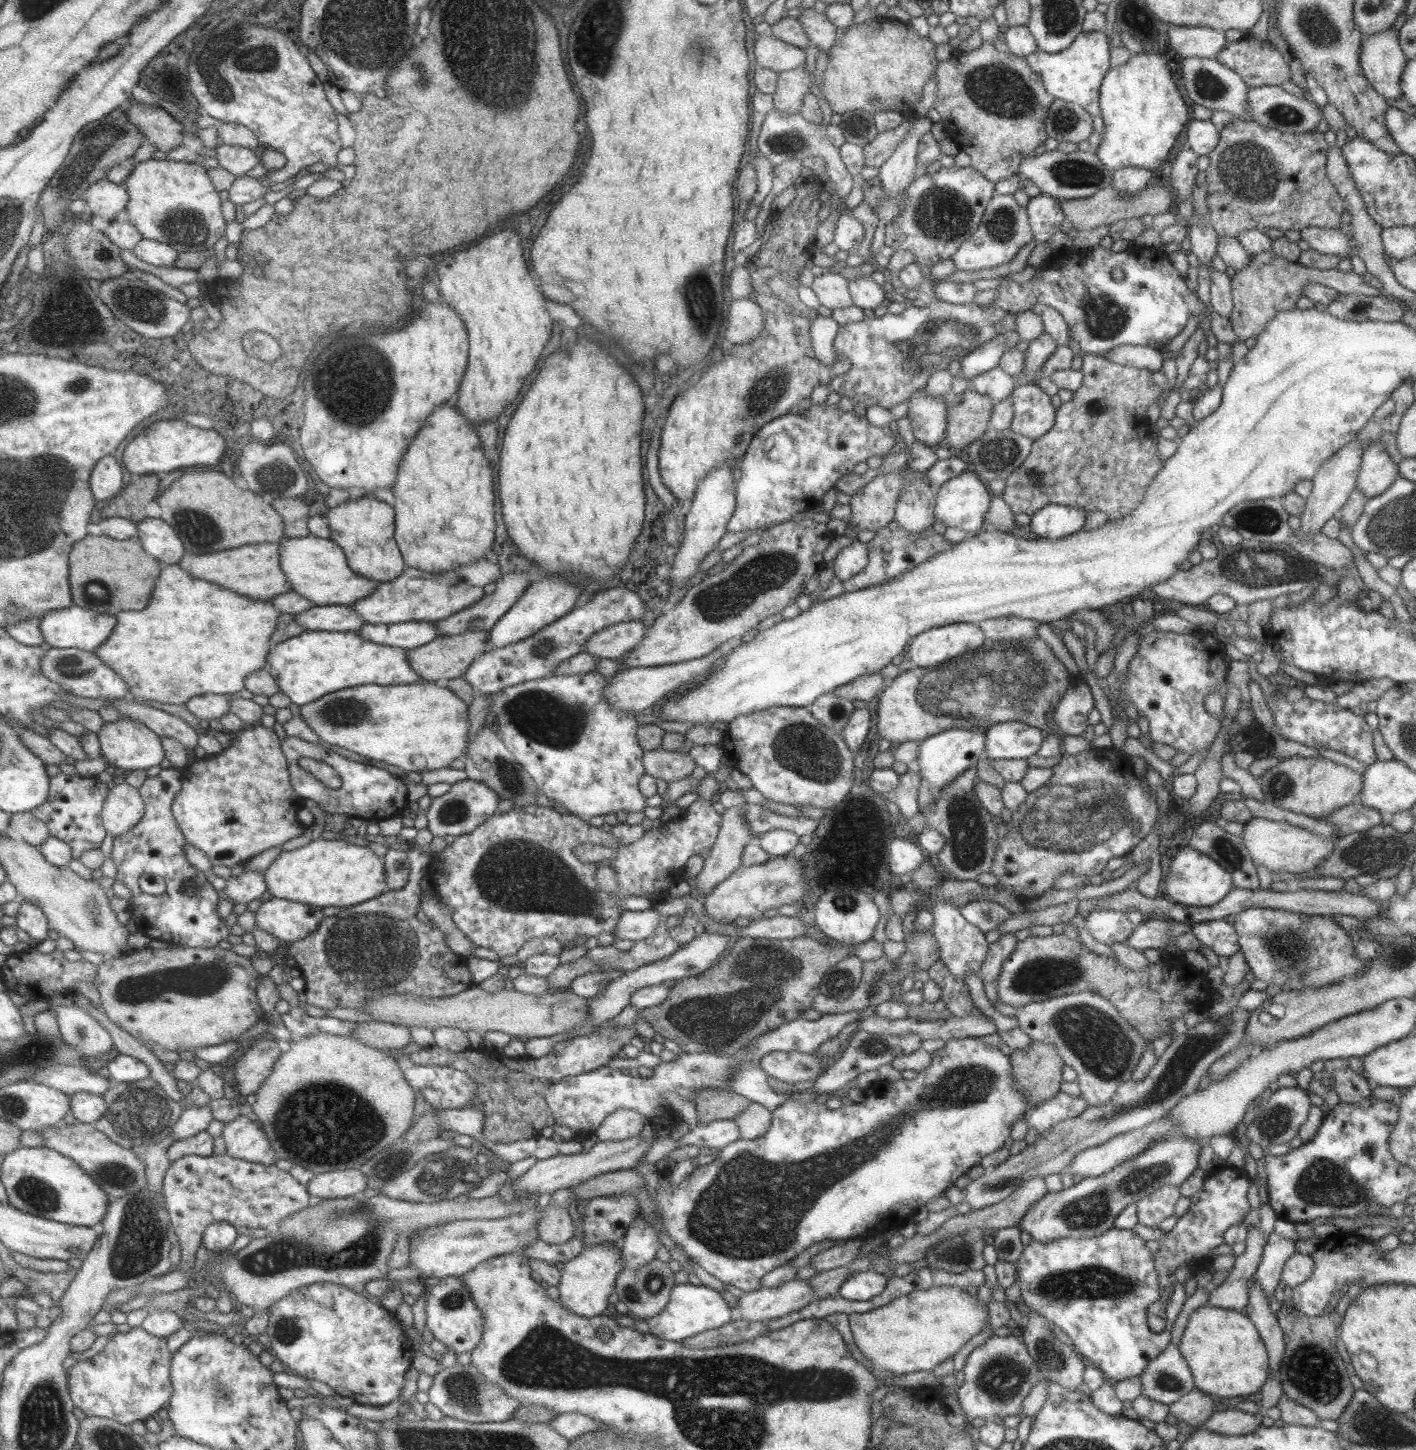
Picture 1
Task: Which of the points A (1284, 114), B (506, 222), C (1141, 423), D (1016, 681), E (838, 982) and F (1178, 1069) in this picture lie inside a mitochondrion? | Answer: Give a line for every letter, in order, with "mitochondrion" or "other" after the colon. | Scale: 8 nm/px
A: mitochondrion
B: other
C: other
D: mitochondrion
E: mitochondrion
F: mitochondrion

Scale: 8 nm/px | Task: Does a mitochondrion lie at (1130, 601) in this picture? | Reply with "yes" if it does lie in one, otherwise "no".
no

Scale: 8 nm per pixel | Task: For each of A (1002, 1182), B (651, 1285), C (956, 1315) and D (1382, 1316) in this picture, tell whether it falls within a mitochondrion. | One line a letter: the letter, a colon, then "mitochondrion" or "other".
A: mitochondrion
B: mitochondrion
C: other
D: other

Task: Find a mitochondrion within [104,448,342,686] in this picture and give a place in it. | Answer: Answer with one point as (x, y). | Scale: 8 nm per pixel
(199, 528)

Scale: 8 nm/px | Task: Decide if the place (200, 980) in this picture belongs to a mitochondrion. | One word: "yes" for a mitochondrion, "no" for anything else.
yes

